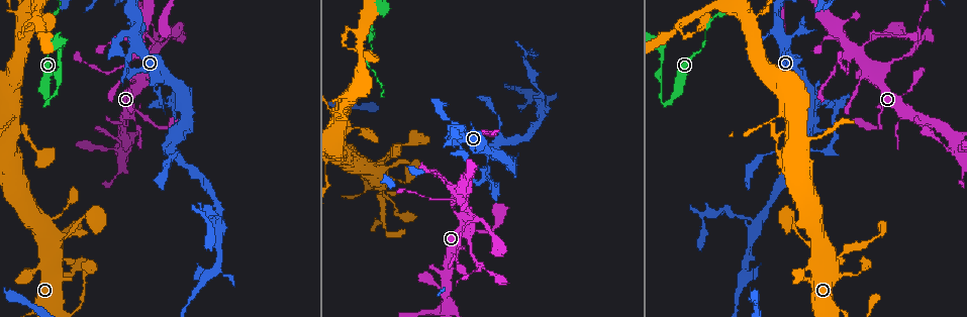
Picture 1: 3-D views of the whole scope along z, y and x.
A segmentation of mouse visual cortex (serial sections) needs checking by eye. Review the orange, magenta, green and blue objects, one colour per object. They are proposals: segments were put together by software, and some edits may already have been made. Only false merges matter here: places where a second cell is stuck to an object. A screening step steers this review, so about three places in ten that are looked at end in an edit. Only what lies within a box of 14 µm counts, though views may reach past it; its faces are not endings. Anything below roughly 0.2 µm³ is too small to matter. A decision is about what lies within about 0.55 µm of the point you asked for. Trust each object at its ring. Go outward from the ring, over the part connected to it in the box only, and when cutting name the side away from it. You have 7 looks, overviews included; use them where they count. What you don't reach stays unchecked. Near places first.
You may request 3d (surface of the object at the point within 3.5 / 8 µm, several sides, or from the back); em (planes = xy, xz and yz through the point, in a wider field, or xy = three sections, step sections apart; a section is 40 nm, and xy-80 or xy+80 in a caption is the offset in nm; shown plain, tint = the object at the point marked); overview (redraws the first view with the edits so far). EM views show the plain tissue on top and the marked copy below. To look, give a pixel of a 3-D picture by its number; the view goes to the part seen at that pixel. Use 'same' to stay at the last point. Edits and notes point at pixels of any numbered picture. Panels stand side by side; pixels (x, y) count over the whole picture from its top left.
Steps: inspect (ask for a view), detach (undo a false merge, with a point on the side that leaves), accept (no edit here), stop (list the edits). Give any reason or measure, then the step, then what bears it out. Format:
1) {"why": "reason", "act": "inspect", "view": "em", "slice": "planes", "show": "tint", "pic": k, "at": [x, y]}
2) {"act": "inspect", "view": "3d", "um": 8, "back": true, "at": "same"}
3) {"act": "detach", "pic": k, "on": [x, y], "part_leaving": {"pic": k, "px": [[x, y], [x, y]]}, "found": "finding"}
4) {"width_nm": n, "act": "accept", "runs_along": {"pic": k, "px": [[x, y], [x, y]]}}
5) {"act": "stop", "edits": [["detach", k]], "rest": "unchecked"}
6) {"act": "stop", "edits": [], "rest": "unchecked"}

{"why": "thick turns thin", "act": "inspect", "view": "3d", "um": 3.5, "pic": 1, "at": [170, 145]}

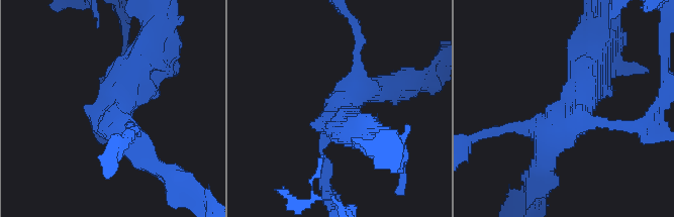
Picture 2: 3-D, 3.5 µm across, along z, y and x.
{"arms": 4, "arm_widths_nm": [150, 200, 400, 500], "act": "inspect", "view": "em", "slice": "xy", "step": 3, "show": "tint", "pic": 2, "at": [118, 117]}

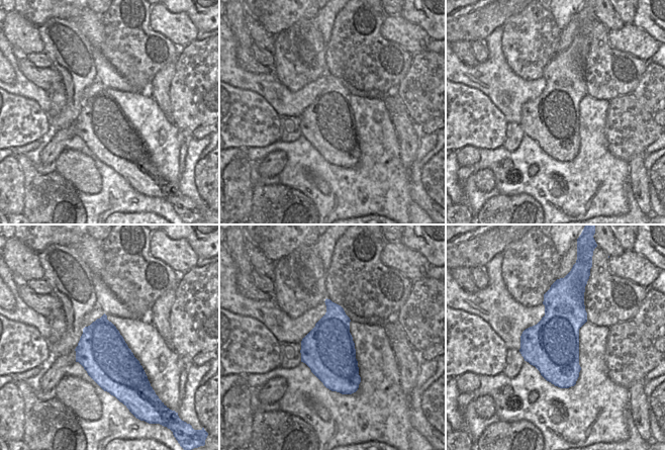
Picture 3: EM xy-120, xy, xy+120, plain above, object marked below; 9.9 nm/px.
{"act": "accept", "runs_along": {"pic": 2, "px": [[592, 57], [581, 106], [543, 165]]}, "found": "continuous, no second cell"}

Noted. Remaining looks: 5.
{"why": "sharp bend", "act": "inspect", "view": "3d", "um": 3.5, "pic": 1, "at": [45, 97]}

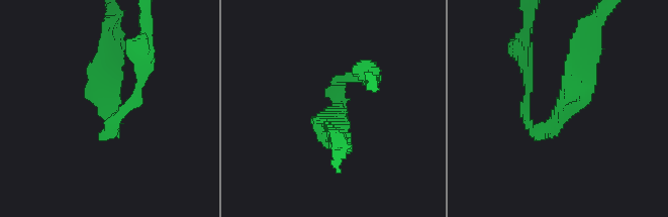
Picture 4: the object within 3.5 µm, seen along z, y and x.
{"arm_widths_nm": [150, 350], "act": "inspect", "view": "em", "slice": "xy", "step": 3, "show": "tint", "pic": 4, "at": [336, 109]}

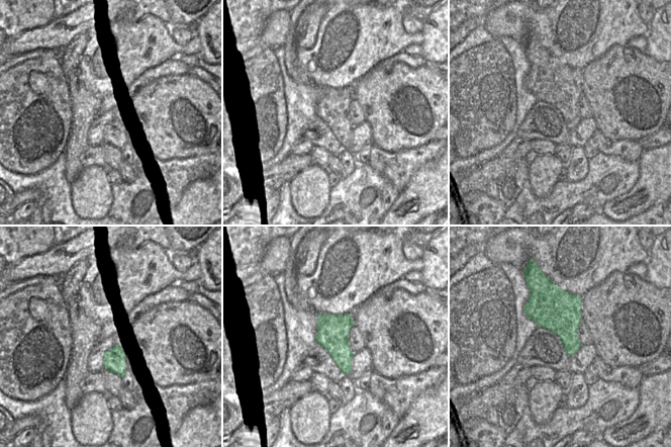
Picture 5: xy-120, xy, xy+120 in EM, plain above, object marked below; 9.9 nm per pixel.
{"act": "detach", "pic": 4, "on": [528, 85], "part_leaving": {"pic": 4, "px": [[527, 111], [527, 27]]}, "found": "two cells meet here"}

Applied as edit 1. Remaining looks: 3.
{"act": "inspect", "view": "overview"}

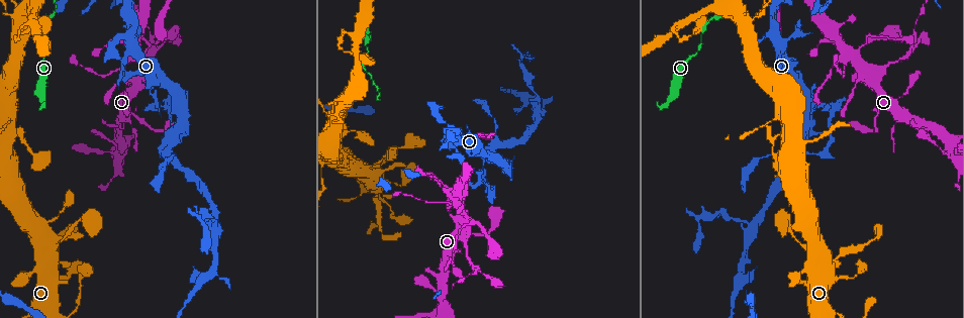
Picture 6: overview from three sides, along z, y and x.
{"why": "three arms meet", "act": "inspect", "view": "3d", "um": 8, "pic": 6, "at": [873, 79]}

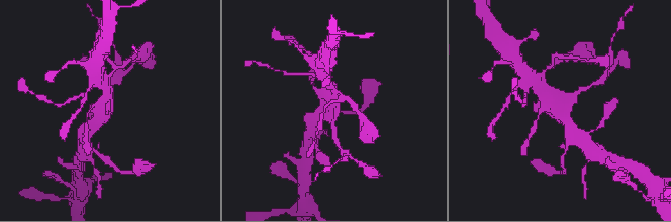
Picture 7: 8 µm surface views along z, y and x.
{"why": "shape alone is not enough", "act": "inspect", "view": "em", "slice": "xy", "step": 1, "show": "tint", "pic": 7, "at": [562, 110]}

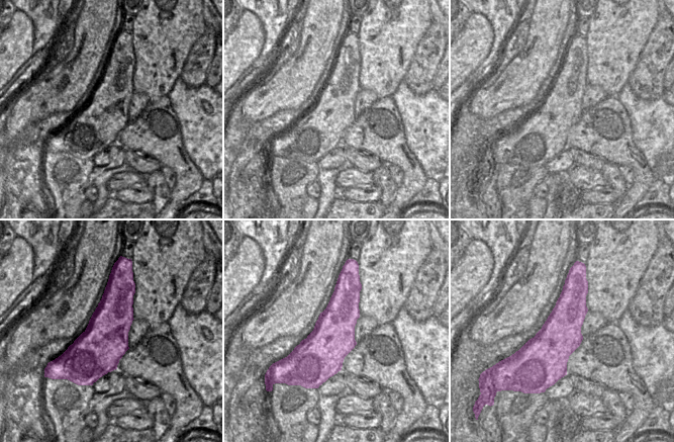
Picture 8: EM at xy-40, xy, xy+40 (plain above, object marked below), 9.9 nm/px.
{"act": "accept", "runs_along": {"pic": 7, "px": [[572, 130], [540, 88]]}, "found": "continuous, no second cell"}

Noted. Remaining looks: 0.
{"act": "stop", "edits": [["detach", 4]], "rest": "unchecked"}

